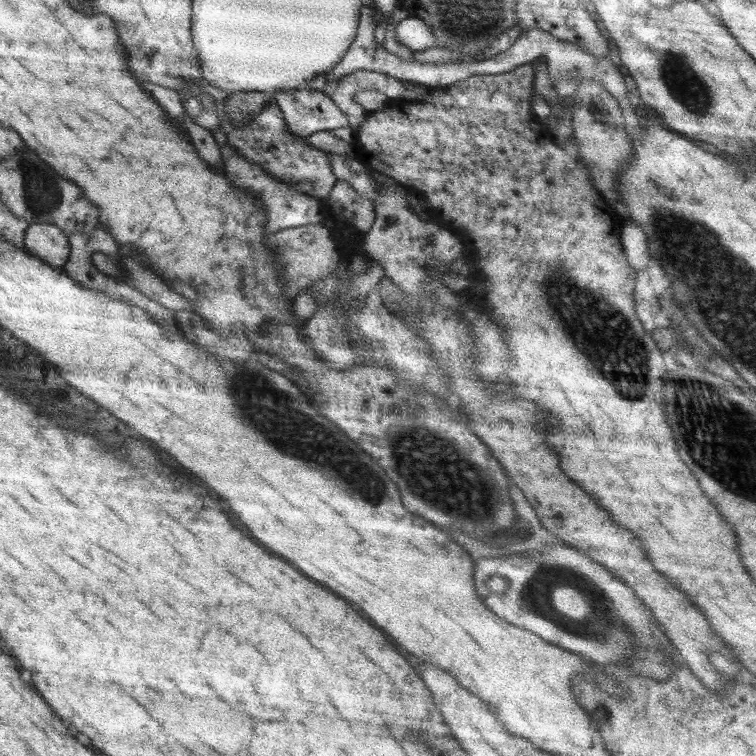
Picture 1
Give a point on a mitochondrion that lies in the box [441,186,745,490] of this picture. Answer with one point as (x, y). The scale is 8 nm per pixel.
(613, 346)

